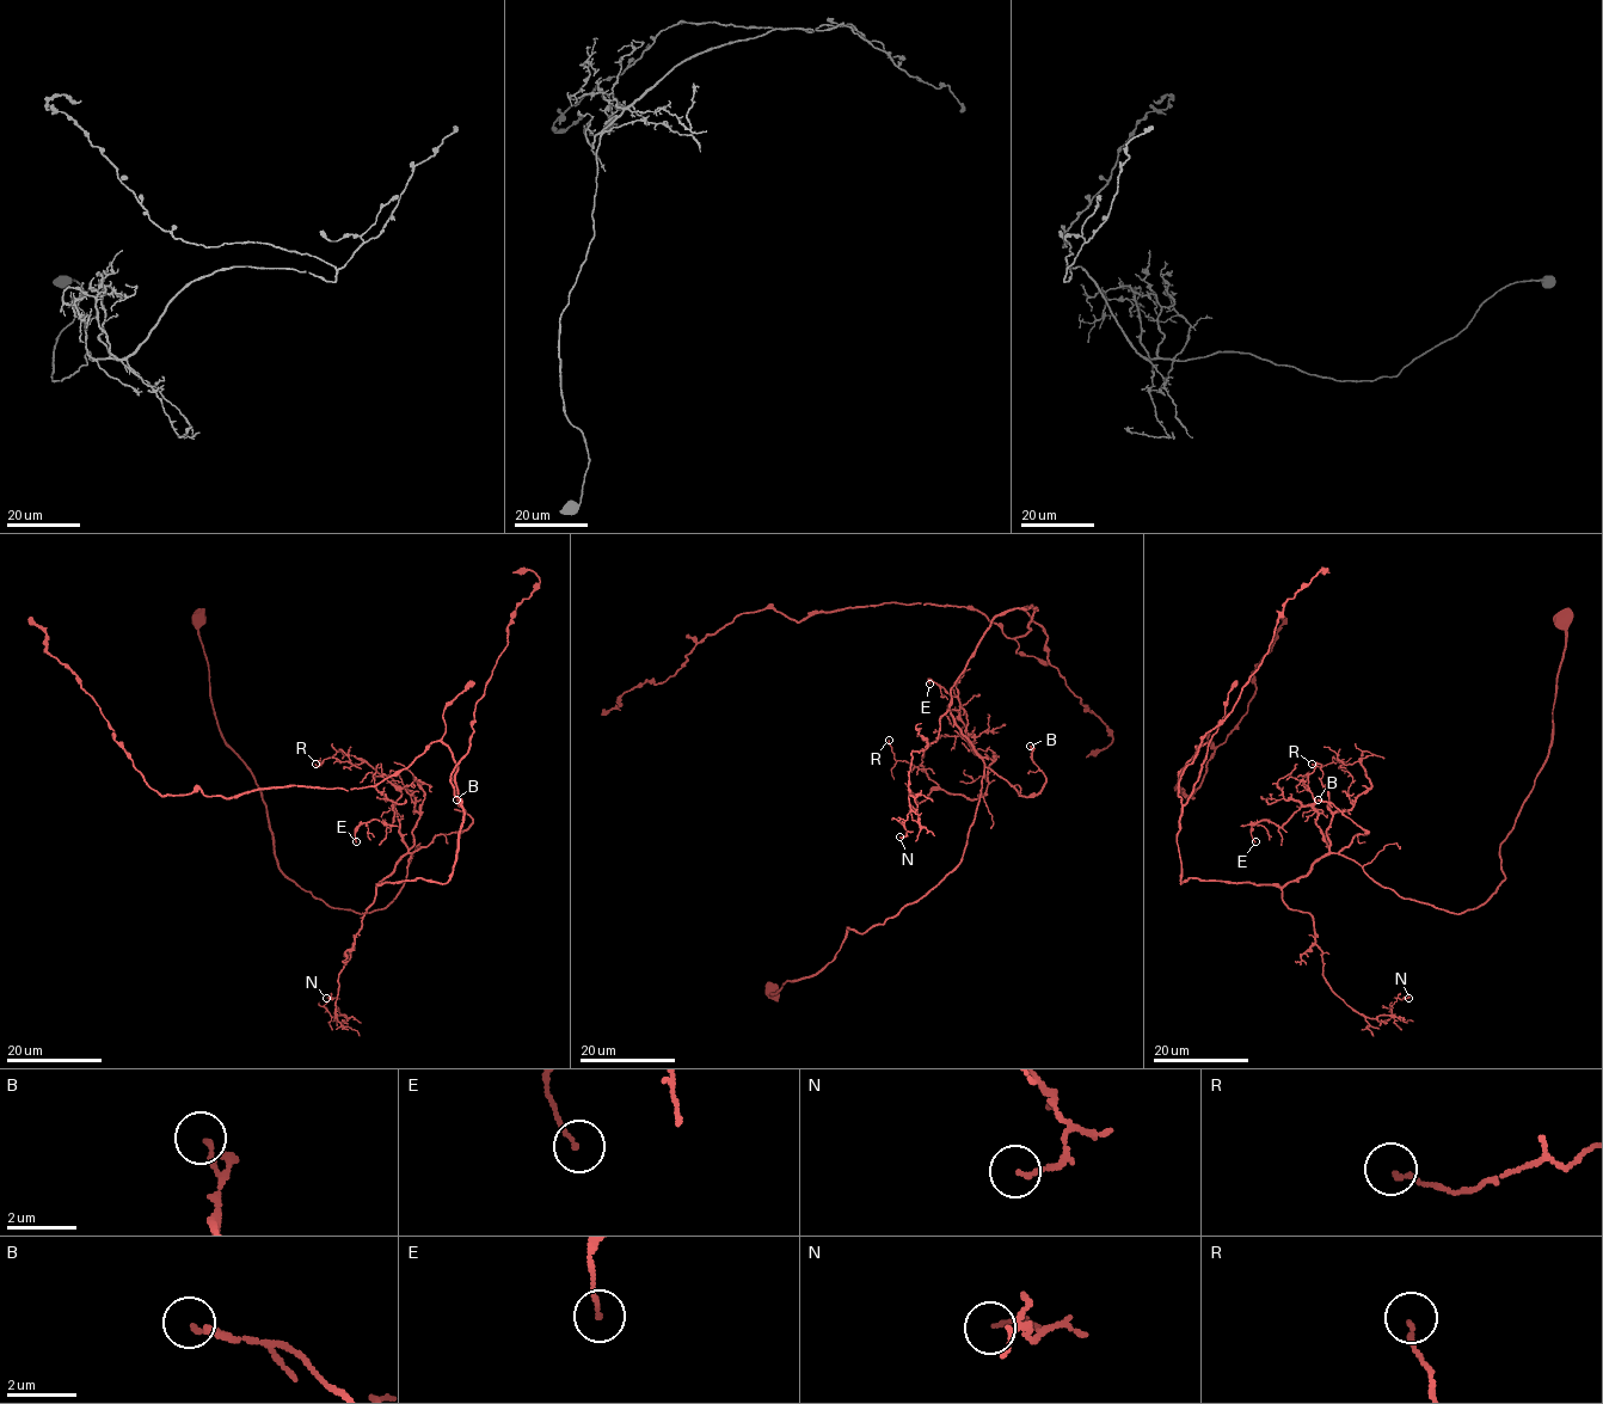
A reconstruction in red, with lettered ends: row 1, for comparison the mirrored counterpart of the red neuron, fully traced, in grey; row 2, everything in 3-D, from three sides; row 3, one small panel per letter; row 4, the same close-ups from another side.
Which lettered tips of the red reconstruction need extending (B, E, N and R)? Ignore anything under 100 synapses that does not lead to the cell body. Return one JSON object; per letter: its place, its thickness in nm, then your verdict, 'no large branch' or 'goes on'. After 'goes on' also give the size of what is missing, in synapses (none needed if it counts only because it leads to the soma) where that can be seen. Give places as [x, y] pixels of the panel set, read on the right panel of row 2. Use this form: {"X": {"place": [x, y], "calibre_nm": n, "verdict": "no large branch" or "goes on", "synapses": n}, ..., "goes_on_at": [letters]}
{"B": {"place": [1318, 799], "calibre_nm": 120, "verdict": "no large branch"}, "E": {"place": [1256, 841], "calibre_nm": 110, "verdict": "no large branch"}, "N": {"place": [1408, 998], "calibre_nm": 110, "verdict": "no large branch"}, "R": {"place": [1312, 764], "calibre_nm": 130, "verdict": "no large branch"}, "goes_on_at": []}

